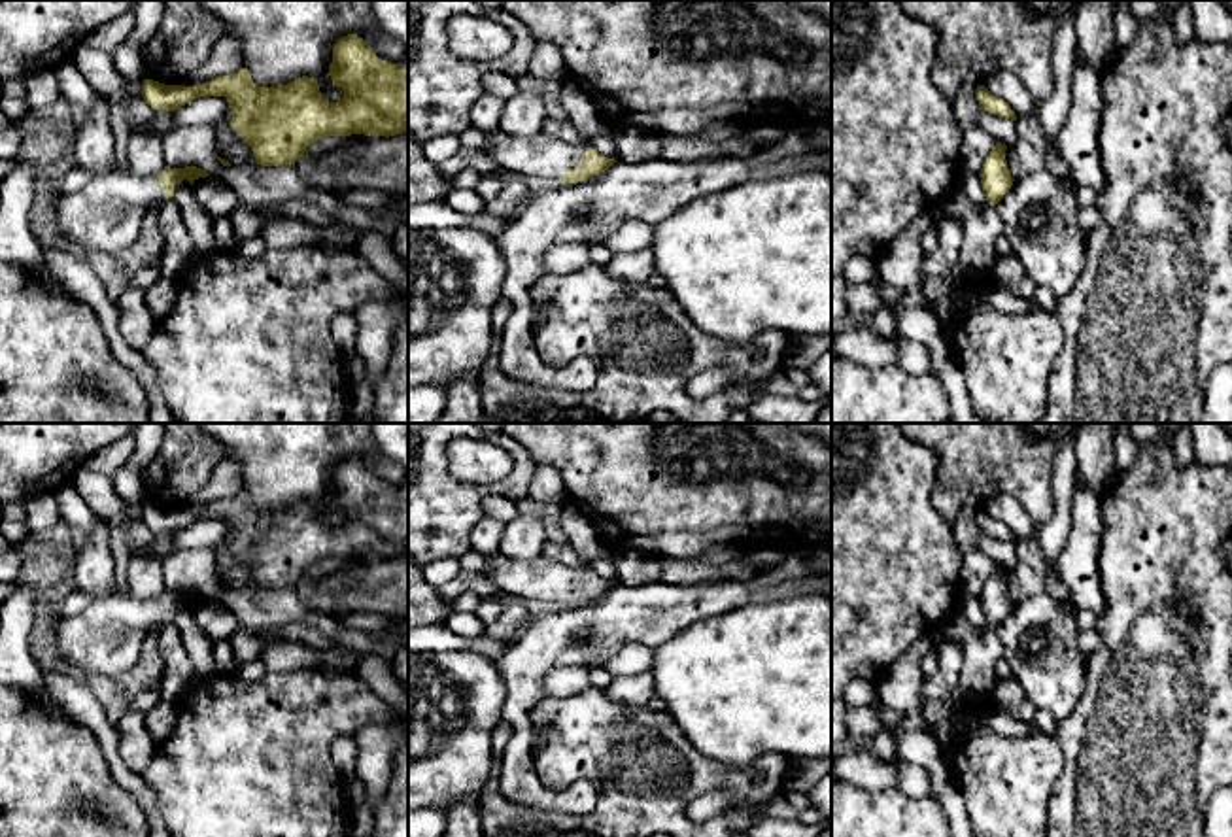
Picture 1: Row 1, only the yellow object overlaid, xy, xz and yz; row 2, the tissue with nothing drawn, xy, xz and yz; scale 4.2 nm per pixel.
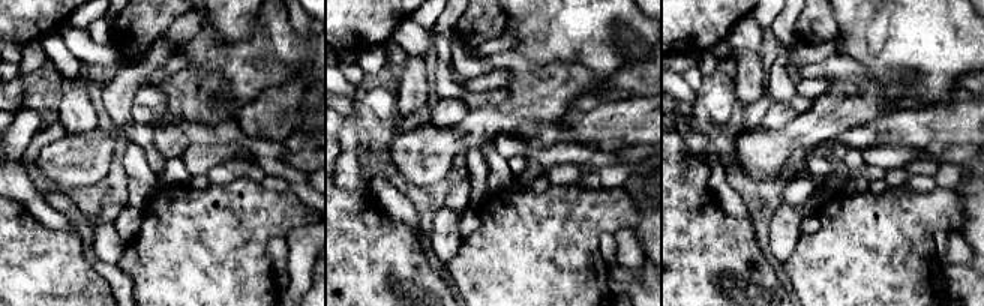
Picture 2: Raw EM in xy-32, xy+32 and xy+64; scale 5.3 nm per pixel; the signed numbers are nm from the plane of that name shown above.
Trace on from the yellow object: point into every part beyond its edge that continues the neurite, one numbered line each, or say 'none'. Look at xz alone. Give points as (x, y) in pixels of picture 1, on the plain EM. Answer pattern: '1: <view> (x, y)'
1: xz (543, 579)

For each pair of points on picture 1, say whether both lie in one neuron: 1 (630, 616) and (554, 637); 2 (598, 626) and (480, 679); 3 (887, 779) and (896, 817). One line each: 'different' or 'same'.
1: same
2: different
3: different

